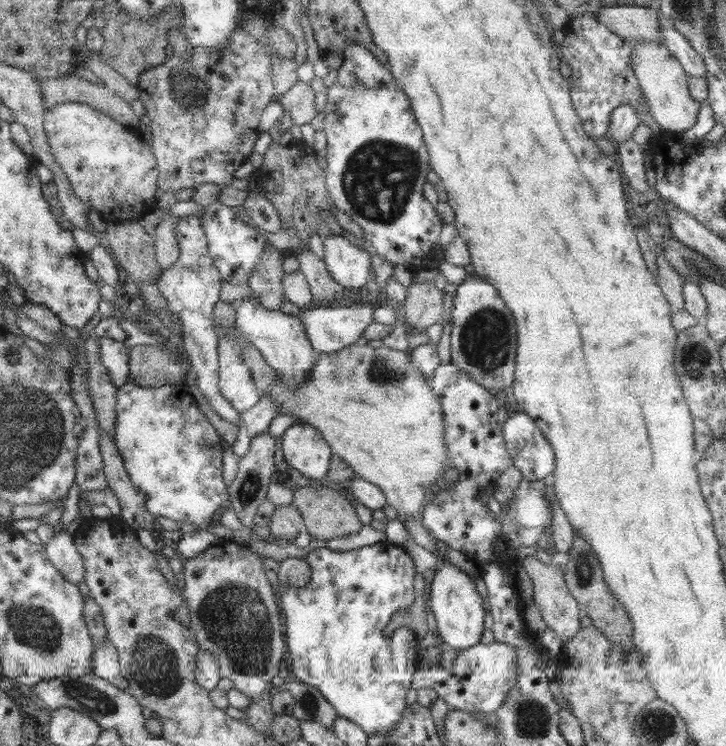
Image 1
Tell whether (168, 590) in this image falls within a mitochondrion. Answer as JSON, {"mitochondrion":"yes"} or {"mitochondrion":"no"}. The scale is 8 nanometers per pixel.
{"mitochondrion":"no"}

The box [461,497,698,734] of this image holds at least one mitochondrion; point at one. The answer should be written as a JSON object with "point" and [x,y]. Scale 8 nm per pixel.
{"point":[583,575]}

